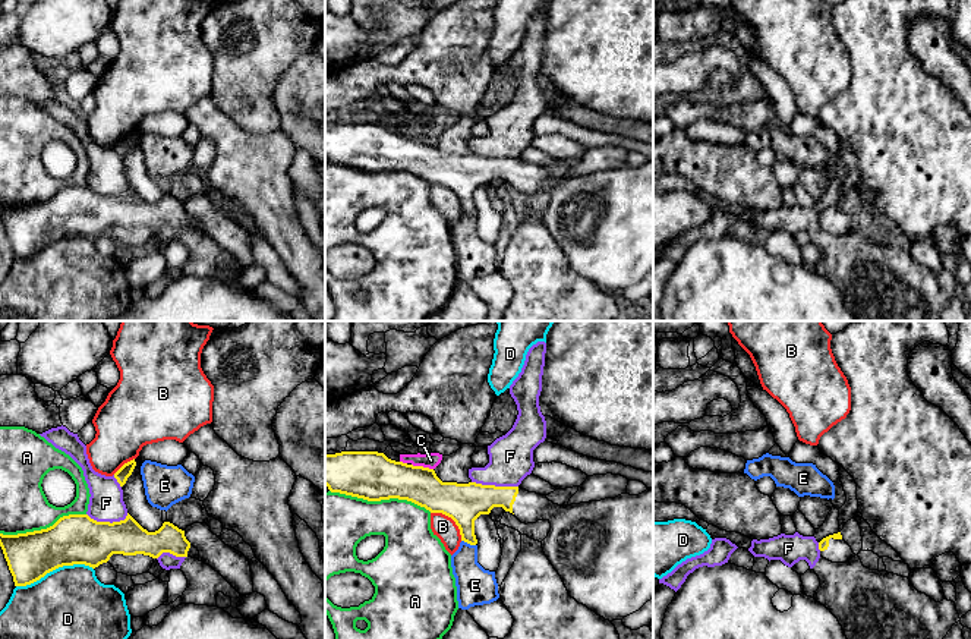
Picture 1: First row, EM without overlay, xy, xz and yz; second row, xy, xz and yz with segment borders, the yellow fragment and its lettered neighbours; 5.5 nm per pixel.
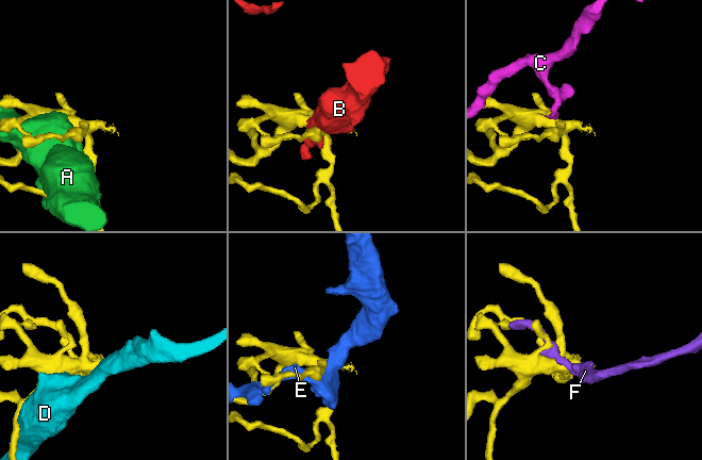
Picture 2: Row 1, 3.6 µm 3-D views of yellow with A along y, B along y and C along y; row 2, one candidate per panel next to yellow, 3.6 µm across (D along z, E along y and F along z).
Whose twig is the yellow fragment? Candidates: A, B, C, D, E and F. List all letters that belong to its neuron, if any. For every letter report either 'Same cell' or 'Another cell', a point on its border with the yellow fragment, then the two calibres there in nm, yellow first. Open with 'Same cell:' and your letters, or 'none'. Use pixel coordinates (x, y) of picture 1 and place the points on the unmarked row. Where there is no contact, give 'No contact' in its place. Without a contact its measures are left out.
Same cell: none
A: Another cell. Touches yellow at xz (381, 170). Thickness 260 nm (yellow) against 300 nm
B: Another cell. Touches yellow at xz (451, 189). Thickness 220 nm (yellow) against 120 nm
C: Another cell. Touches yellow at xz (422, 138). Thickness 240 nm (yellow) against 90 nm
D: Another cell. Touches yellow at xy (54, 241). Thickness 280 nm (yellow) against 480 nm
E: Another cell. Touches yellow at xz (469, 214). Thickness 220 nm (yellow) against 200 nm
F: Another cell. Touches yellow at xz (494, 157). Thickness 220 nm (yellow) against 240 nm

